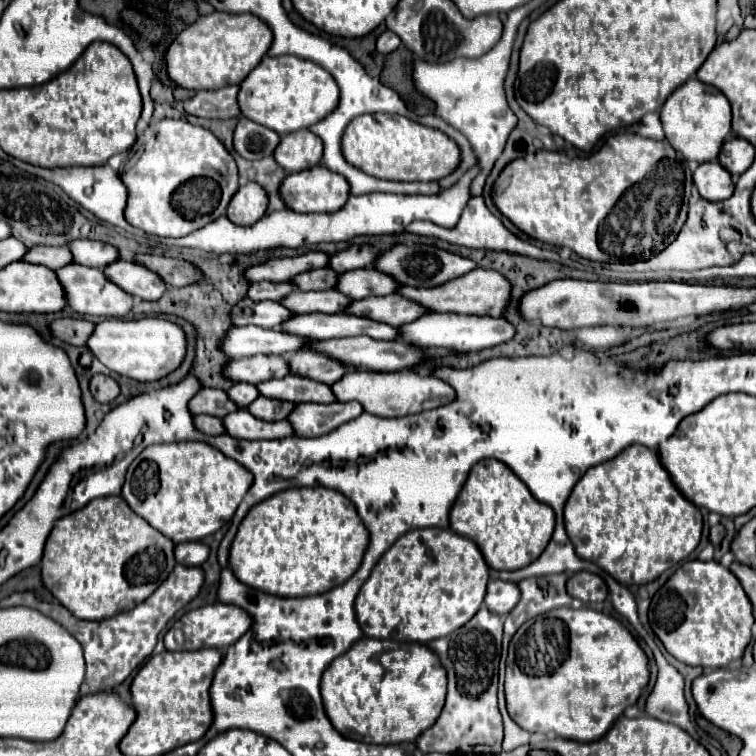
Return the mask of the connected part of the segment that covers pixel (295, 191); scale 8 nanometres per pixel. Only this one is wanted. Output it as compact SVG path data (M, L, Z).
M322 165L290 173L280 183L282 203L296 213L326 213L338 211L350 195L350 185L342 175L328 171Z

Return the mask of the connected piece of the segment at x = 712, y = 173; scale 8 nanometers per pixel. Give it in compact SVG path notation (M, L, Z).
M716 161L702 163L694 171L694 185L702 199L708 201L724 201L734 193L734 179L732 175Z

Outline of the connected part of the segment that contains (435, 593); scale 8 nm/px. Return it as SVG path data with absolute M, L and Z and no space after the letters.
M450 529L404 533L376 563L356 597L356 621L366 637L400 643L428 643L468 623L480 609L488 565L476 547Z

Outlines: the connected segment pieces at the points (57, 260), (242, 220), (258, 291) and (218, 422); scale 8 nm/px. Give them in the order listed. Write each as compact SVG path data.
M32 247L26 251L22 261L38 263L38 265L44 265L44 267L56 271L58 267L72 263L72 255L70 255L68 247Z
M246 183L232 197L228 205L228 219L236 225L250 227L266 213L266 207L268 207L266 191L262 191L258 183Z
M254 283L248 287L246 297L250 297L252 301L280 301L284 299L290 291L294 291L296 287L292 283Z
M200 415L200 417L194 417L194 427L206 435L220 435L224 433L224 427L222 427L222 419L214 419L210 415Z

